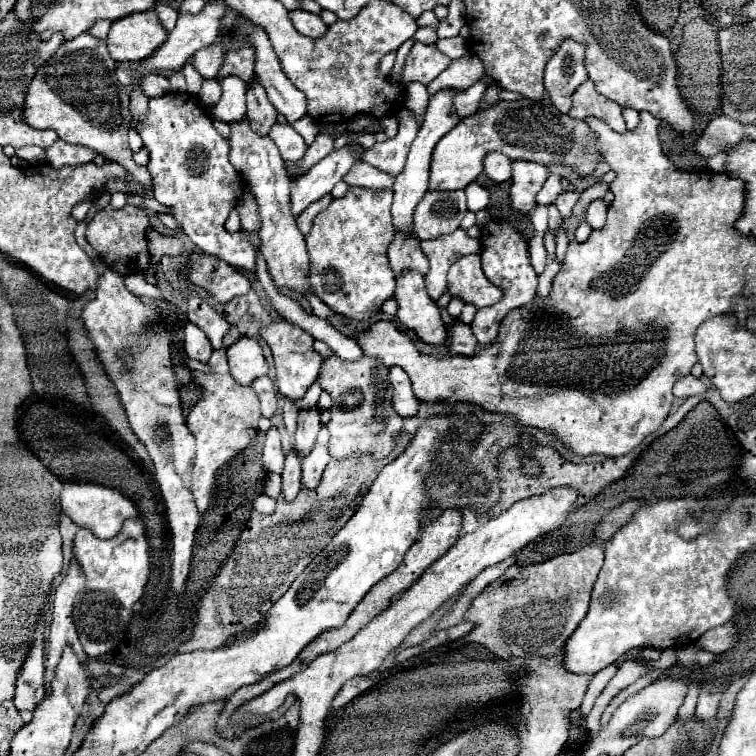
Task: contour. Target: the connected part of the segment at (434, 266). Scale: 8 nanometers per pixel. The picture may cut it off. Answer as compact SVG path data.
M462 228L448 236L438 236L436 240L424 240L420 242L420 246L430 260L430 270L426 274L426 290L432 300L438 300L446 290L448 268L458 258L468 254L482 254L484 250L482 240L470 238L468 232Z

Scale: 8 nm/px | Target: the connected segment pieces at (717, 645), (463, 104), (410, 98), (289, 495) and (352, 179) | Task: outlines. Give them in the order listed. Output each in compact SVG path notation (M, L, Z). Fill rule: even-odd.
M728 622L724 626L718 626L714 630L708 630L700 640L698 644L704 648L704 650L710 650L710 652L722 652L722 650L730 650L732 644L734 644L734 624Z
M478 82L478 84L462 90L462 92L456 96L456 100L454 100L456 112L460 112L462 116L474 114L474 112L478 110L478 104L480 104L482 96L484 96L484 90L486 90L486 84L484 84L484 82Z
M411 82L407 84L405 90L404 106L416 112L418 118L422 120L429 101L427 87L420 82Z
M296 450L286 454L286 464L284 464L284 474L282 474L282 492L286 500L292 500L302 488L300 464L302 464L302 458L298 456Z
M358 162L358 164L352 166L352 170L344 176L344 180L346 180L350 186L384 190L384 188L392 188L392 184L394 184L396 178L392 178L392 174L388 174L388 172L380 172L378 168L370 168L366 162Z

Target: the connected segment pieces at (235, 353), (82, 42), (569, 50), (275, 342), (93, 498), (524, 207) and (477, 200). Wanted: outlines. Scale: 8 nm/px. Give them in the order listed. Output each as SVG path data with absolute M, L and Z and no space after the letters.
M240 338L228 348L228 366L230 374L242 386L252 384L254 378L260 378L268 372L264 352L254 338Z
M84 32L76 40L68 40L62 48L40 68L28 86L24 100L24 118L32 128L52 128L60 140L70 144L88 146L108 160L114 160L126 168L126 172L152 190L152 176L146 166L132 160L132 150L128 146L130 130L130 96L116 78L116 64L108 54L106 42Z
M568 38L560 44L558 52L546 64L546 76L544 76L546 92L552 98L554 106L564 114L570 110L572 92L584 80L588 80L584 54L586 54L586 44Z
M288 322L266 326L260 330L260 336L266 340L266 344L270 346L272 356L274 356L278 392L286 398L300 400L306 394L306 390L310 388L310 384L316 380L320 366L322 366L322 358L318 356L318 352L312 346L314 338L308 332L304 332L300 326L294 326Z
M64 482L62 494L60 494L60 504L64 514L78 526L88 526L98 538L112 538L114 534L120 532L122 522L126 518L134 518L136 516L136 508L132 504L132 500L128 500L126 496L122 496L118 490L114 488L106 488L100 484L92 484L92 482Z
M512 160L510 202L520 214L530 214L536 206L534 196L548 178L548 164L532 164L528 160Z
M468 184L466 186L466 198L468 198L468 210L478 212L478 210L488 208L490 192L486 188L482 188L480 184Z

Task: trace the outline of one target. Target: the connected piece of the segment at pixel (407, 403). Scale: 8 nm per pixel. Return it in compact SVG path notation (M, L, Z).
M388 368L388 378L392 384L392 406L400 416L412 416L418 410L418 400L412 392L412 384L402 368Z

